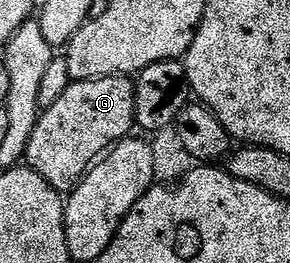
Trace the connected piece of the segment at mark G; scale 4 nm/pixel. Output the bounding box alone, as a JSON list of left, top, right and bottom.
[26,75,136,193]

